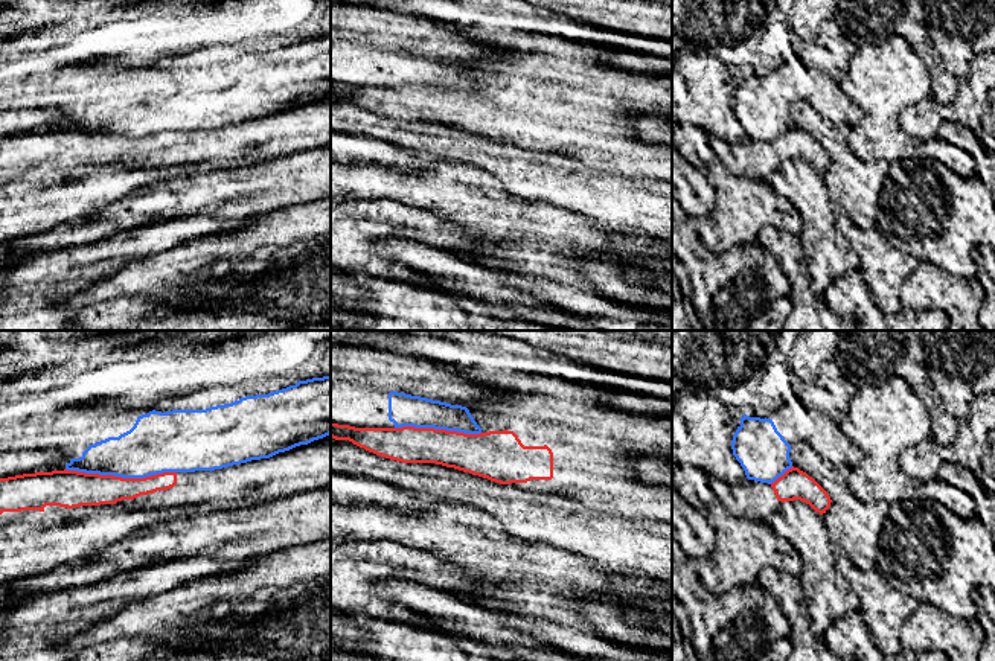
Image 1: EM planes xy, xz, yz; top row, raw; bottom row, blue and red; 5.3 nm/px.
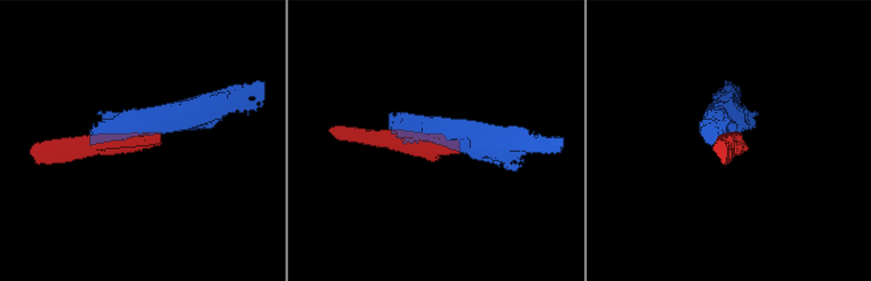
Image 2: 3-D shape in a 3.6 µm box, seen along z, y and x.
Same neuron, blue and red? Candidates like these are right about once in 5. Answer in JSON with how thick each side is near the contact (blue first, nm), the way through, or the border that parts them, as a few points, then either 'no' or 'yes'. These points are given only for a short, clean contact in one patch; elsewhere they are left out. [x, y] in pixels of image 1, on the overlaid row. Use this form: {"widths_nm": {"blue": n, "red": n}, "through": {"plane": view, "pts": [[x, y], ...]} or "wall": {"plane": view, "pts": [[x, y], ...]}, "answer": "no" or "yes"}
{"widths_nm": {"blue": 300, "red": 180}, "answer": "no"}

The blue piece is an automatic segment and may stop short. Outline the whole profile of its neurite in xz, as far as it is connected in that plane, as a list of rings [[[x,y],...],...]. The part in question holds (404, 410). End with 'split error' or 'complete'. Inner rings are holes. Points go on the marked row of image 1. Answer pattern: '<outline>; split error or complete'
[[[331,382],[331,423],[355,428],[434,428],[480,434],[469,410],[372,385]]]; split error

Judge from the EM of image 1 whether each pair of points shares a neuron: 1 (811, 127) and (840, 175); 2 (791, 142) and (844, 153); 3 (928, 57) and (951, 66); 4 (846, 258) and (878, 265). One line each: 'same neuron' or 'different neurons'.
1: same neuron
2: different neurons
3: different neurons
4: different neurons

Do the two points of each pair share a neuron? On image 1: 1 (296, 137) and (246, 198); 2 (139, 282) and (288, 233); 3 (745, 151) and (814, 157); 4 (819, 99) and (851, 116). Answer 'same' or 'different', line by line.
1: different
2: same
3: same
4: same

